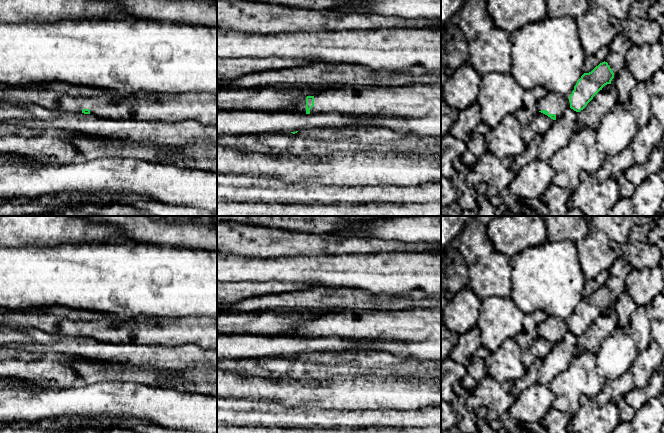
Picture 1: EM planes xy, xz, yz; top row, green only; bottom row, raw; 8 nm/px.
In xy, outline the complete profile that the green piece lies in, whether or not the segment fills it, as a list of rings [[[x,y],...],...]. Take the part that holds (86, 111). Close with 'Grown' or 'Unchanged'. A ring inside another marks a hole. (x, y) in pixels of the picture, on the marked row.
[[[45,87],[0,89],[0,102],[36,104],[48,110],[91,114],[100,118],[175,122],[196,120],[217,125],[217,92],[143,94],[114,100],[111,95],[71,96]]]. Grown

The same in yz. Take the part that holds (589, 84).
[[[604,61],[591,72],[584,73],[581,76],[570,96],[548,92],[543,98],[538,100],[538,112],[547,115],[553,120],[562,117],[566,108],[580,112],[605,85],[611,84],[613,78],[612,69]]]. Grown

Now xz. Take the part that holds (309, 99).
[[[367,84],[358,90],[351,86],[321,91],[282,110],[290,113],[340,113],[355,121],[347,127],[386,127],[398,133],[441,137],[441,84],[387,86]]]. Grown

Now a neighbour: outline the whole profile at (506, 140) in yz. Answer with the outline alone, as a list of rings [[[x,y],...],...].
[[[510,114],[496,128],[490,128],[484,135],[485,146],[500,159],[515,158],[526,148],[522,131],[520,122],[514,114]]]

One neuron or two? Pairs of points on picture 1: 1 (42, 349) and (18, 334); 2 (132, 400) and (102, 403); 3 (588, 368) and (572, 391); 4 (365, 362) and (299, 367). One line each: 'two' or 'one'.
1: one
2: one
3: one
4: one

